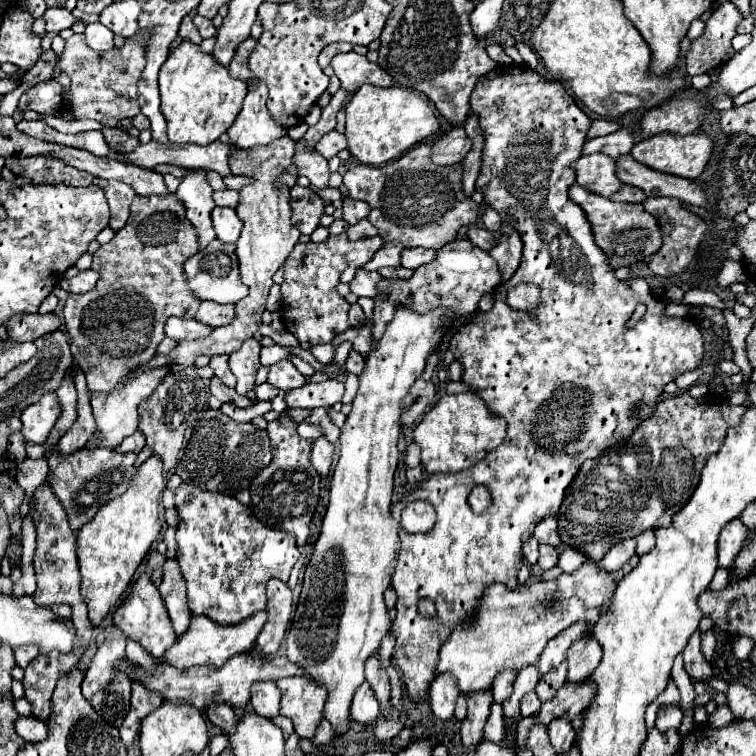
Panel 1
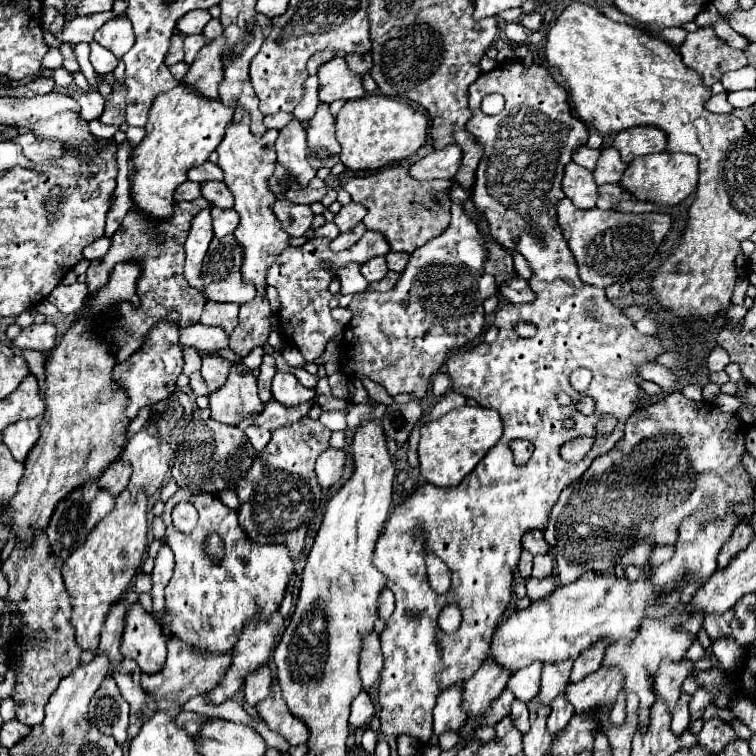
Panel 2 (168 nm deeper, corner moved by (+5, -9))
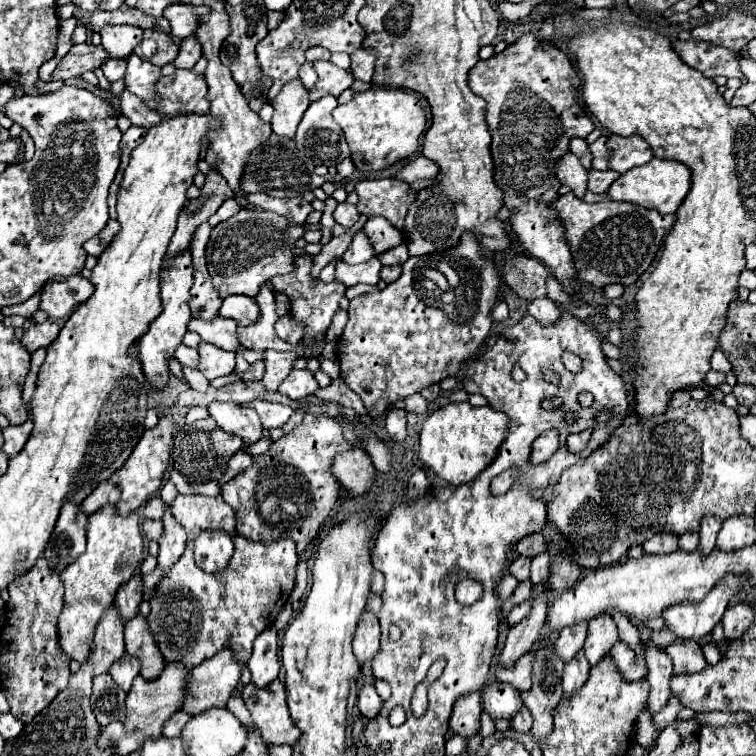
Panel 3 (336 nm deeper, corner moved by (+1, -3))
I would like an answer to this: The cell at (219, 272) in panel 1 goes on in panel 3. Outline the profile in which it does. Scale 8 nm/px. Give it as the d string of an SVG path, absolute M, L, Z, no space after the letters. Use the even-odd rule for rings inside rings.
M240 209L236 217L216 225L206 245L206 263L212 277L212 285L220 299L240 293L256 297L260 285L268 283L276 275L286 275L294 269L294 243L306 233L306 225L294 225L288 219L272 211ZM292 247L292 249L290 249Z

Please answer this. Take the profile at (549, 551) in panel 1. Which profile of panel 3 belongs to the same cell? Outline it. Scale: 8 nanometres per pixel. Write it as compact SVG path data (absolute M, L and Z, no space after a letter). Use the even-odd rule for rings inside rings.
M540 553L532 559L532 567L530 567L530 581L532 585L540 585L548 579L548 571L550 571L550 557L548 553Z

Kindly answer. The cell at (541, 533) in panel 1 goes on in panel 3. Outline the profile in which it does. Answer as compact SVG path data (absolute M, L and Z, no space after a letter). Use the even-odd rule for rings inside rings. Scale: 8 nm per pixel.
M532 533L532 535L526 535L524 539L518 541L516 551L518 551L522 557L532 559L532 557L536 557L538 553L546 551L546 541L544 541L544 537L542 537L540 533Z

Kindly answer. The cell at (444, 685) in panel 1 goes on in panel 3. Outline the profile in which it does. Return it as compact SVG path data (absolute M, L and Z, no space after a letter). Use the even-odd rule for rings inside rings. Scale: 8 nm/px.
M478 691L460 697L456 701L452 717L450 717L452 733L462 735L466 739L474 737L480 729L480 713L482 713L482 705L480 705L480 693Z

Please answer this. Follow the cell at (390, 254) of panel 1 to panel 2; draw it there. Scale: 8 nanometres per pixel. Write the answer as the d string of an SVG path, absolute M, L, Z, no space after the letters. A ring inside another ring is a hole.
M376 257L376 259L370 259L368 263L362 265L362 271L360 271L370 283L372 281L380 281L386 277L388 273L388 263L386 263L386 257Z

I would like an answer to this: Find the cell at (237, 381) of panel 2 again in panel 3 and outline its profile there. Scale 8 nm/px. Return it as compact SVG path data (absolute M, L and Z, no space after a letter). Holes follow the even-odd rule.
M210 403L210 415L216 419L220 429L226 433L240 435L244 443L256 443L262 439L262 425L258 415L244 405L238 403Z

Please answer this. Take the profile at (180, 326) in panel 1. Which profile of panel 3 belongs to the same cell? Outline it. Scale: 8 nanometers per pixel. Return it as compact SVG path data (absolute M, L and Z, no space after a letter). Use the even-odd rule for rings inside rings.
M216 317L212 321L200 321L200 319L192 319L188 325L190 331L196 331L202 341L212 343L224 351L238 351L240 349L240 341L238 341L238 325L232 319L224 319L224 317Z

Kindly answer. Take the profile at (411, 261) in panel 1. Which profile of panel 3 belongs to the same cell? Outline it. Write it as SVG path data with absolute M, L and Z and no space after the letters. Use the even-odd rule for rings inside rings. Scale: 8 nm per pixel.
M402 243L398 247L392 247L380 255L376 255L380 259L382 265L402 265L404 261L408 261L408 247Z

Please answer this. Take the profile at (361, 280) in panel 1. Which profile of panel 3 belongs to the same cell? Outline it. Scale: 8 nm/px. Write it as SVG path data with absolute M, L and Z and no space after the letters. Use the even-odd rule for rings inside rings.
M358 229L358 231L354 233L354 239L352 239L348 251L342 255L342 259L344 259L346 263L364 263L364 261L372 259L374 255L376 255L376 253L374 253L372 243L368 241L364 229Z

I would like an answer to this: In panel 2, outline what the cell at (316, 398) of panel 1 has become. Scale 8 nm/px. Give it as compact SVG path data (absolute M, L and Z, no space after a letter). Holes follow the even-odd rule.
M274 399L268 401L264 405L264 411L256 417L256 425L258 427L264 427L264 429L270 429L270 431L276 431L278 427L284 427L284 425L290 425L290 423L296 423L300 421L302 417L306 417L310 413L310 409L314 407L316 401L308 401L308 403L300 403L300 405L294 405L294 407L284 407L282 403L276 403Z

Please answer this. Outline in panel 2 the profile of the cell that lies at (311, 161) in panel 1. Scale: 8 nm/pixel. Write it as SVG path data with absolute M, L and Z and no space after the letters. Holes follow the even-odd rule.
M292 119L284 129L280 129L280 137L276 139L278 165L292 173L302 187L306 187L317 173L308 163L306 147L306 131L302 129L298 119Z

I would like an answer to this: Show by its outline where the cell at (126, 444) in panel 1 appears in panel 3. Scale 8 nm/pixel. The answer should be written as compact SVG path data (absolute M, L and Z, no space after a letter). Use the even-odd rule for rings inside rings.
M104 481L104 483L100 483L84 501L82 501L82 509L88 513L88 515L92 515L92 513L96 513L98 509L102 509L104 505L114 505L114 503L118 503L118 499L120 499L120 489L116 487L116 485L112 485L110 481Z

